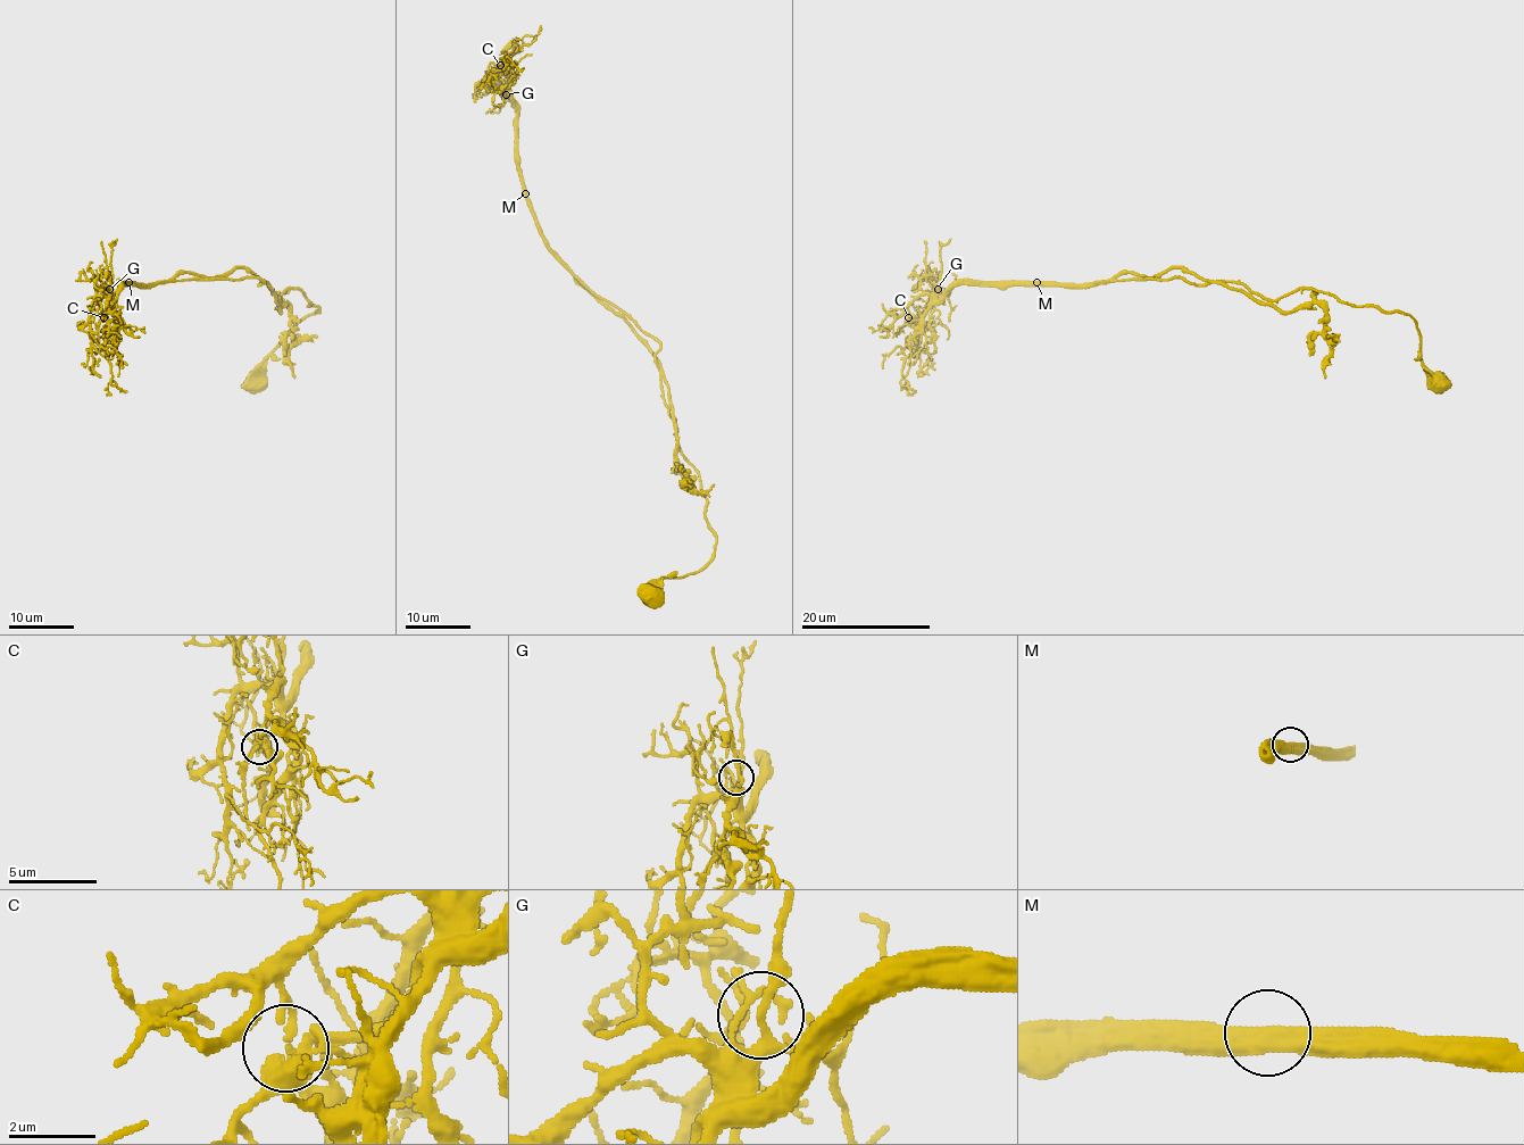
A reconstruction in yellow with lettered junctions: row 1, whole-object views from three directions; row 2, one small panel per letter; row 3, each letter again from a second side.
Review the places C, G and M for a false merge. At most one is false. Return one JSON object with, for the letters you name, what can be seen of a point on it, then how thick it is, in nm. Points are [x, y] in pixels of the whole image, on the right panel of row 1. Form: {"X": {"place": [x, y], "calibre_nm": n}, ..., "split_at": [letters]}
{"split_at": []}

